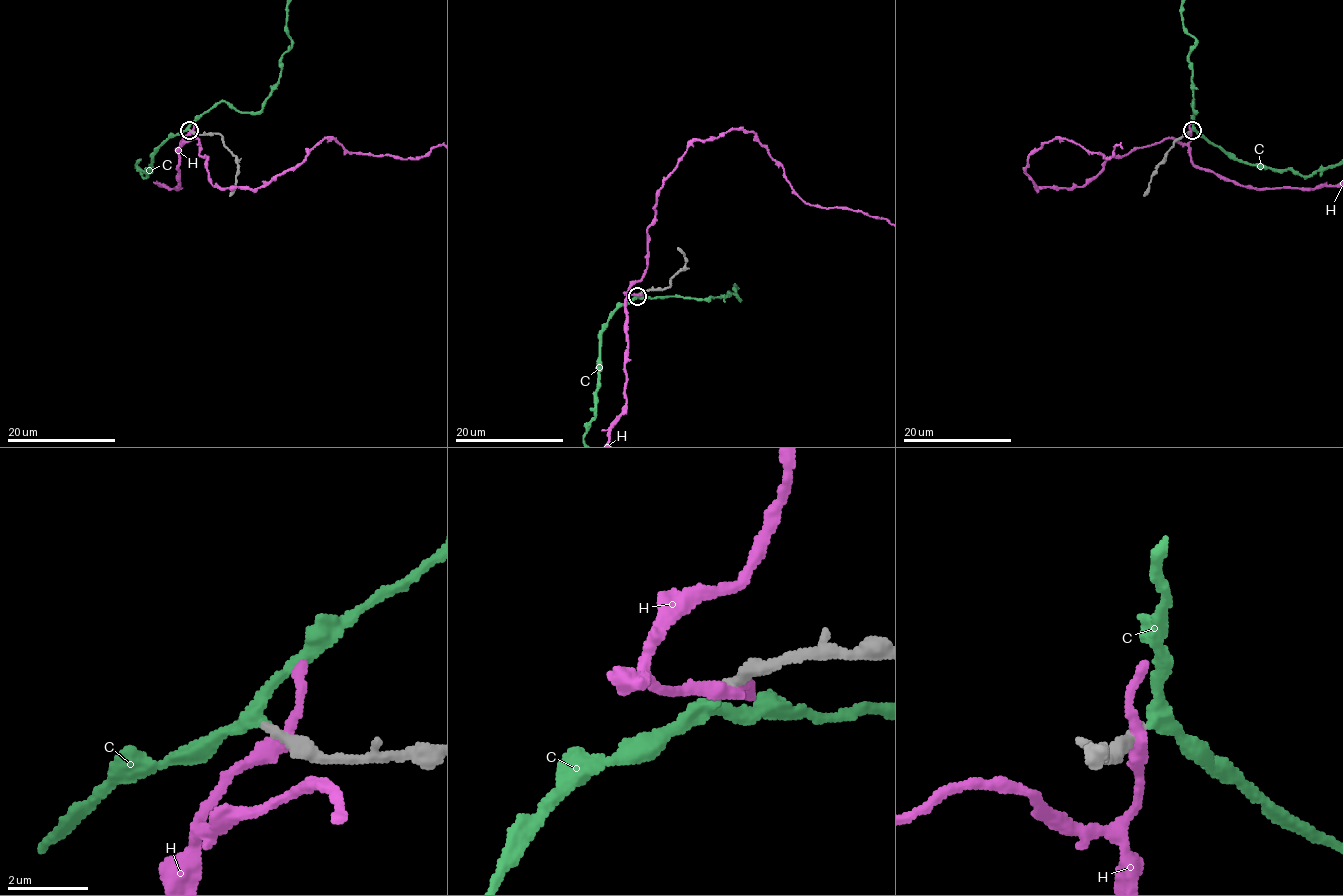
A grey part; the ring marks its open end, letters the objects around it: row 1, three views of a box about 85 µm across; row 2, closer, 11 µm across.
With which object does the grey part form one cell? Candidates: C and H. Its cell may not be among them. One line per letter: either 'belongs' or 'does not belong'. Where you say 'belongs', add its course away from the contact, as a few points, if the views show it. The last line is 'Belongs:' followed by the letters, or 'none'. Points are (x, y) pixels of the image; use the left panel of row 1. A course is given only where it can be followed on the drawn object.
C: belongs
H: does not belong
Belongs: C

